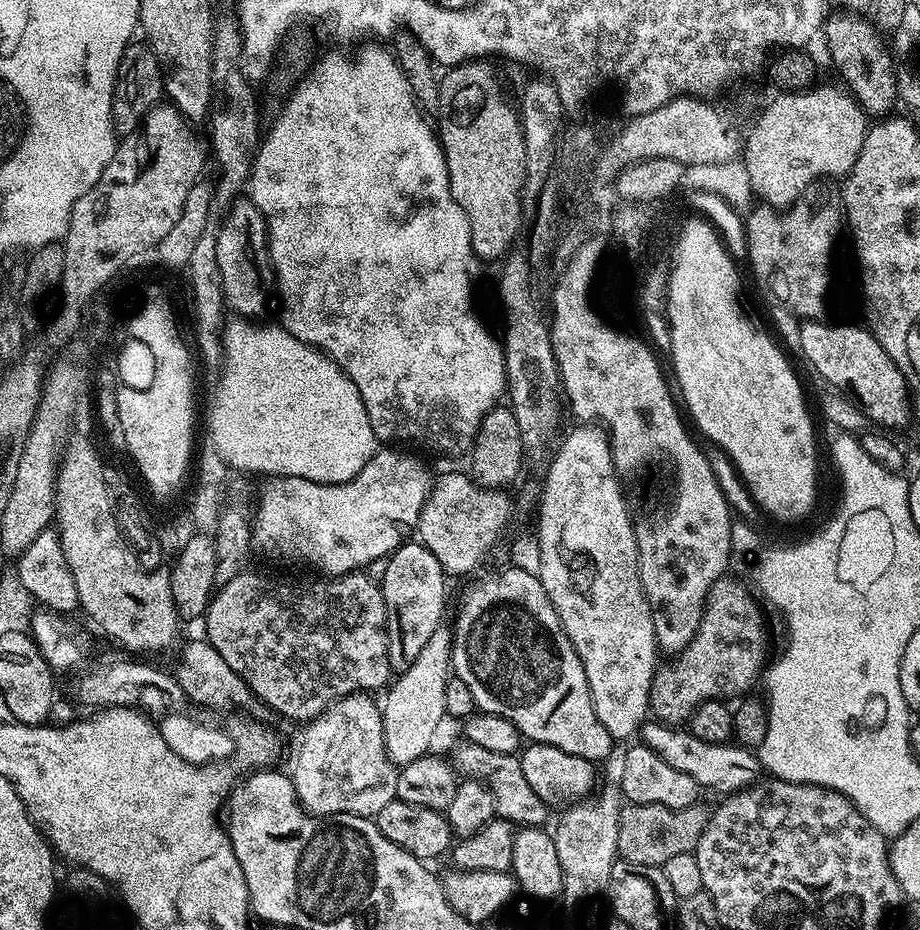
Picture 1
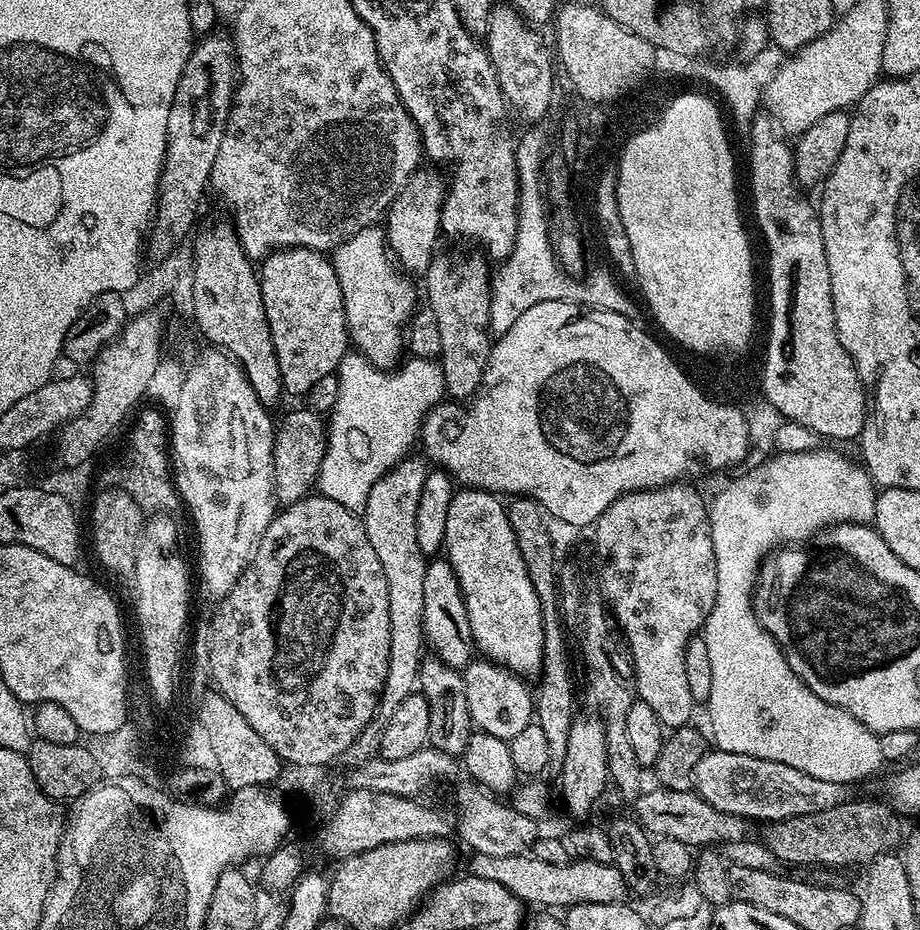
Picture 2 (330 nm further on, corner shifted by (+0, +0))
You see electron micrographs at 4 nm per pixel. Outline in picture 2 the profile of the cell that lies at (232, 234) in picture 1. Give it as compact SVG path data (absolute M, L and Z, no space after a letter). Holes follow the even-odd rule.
M303 246L287 250L273 250L259 265L258 279L264 303L264 316L268 319L269 338L274 342L274 354L280 367L280 382L285 393L300 396L320 384L340 367L342 358L350 350L348 323L344 313L342 286L332 270L331 259L323 251Z

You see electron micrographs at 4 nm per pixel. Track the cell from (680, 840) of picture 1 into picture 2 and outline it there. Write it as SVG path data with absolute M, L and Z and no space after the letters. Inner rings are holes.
M851 798L844 804L838 805L834 809L822 810L821 813L802 814L801 817L790 817L782 821L769 823L764 828L766 830L762 835L762 840L778 859L787 865L790 863L830 864L832 866L861 864L861 866L867 866L871 864L875 856L881 856L883 852L895 849L902 840L902 831L900 832L901 817L887 803L884 804L878 804L874 800Z

